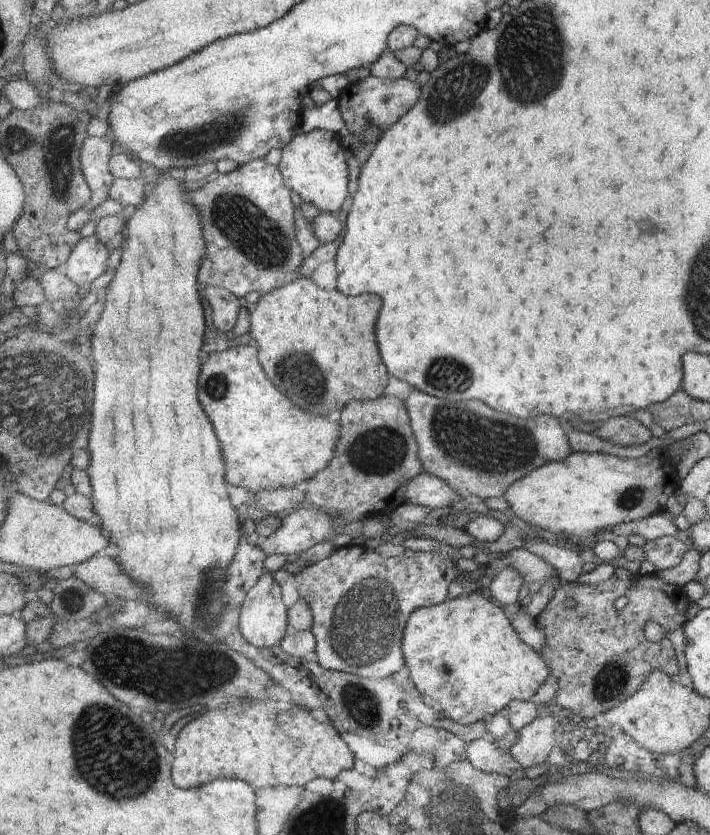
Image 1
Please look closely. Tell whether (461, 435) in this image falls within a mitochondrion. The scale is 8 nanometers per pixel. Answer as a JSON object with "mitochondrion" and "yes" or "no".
{"mitochondrion":"yes"}

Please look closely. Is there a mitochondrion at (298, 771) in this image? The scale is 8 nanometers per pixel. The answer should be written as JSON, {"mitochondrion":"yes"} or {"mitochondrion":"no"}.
{"mitochondrion":"no"}

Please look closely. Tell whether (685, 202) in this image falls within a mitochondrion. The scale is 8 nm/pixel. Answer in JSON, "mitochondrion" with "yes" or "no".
{"mitochondrion":"no"}

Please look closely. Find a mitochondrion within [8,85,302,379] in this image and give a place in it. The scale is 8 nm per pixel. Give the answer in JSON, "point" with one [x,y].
{"point":[235,218]}

